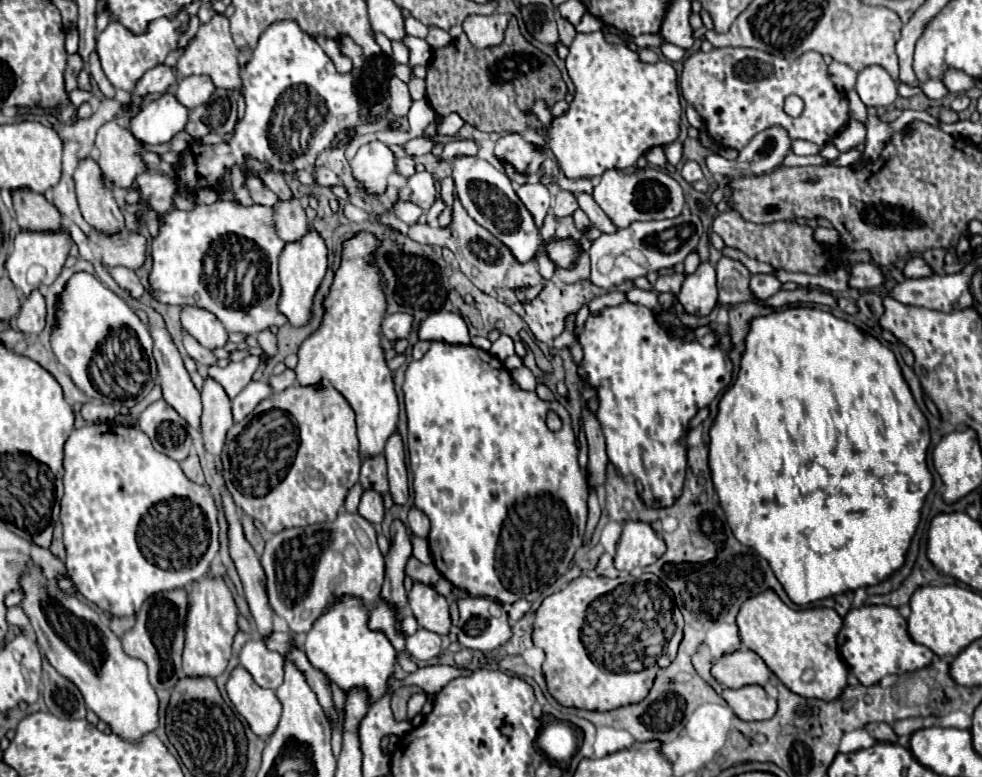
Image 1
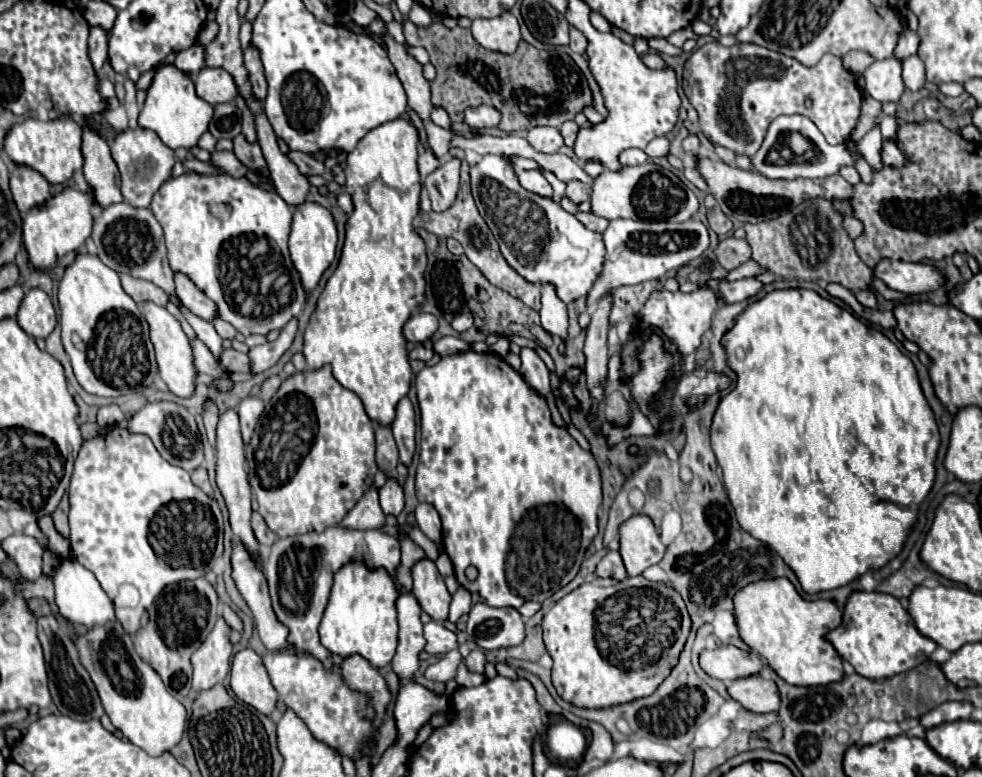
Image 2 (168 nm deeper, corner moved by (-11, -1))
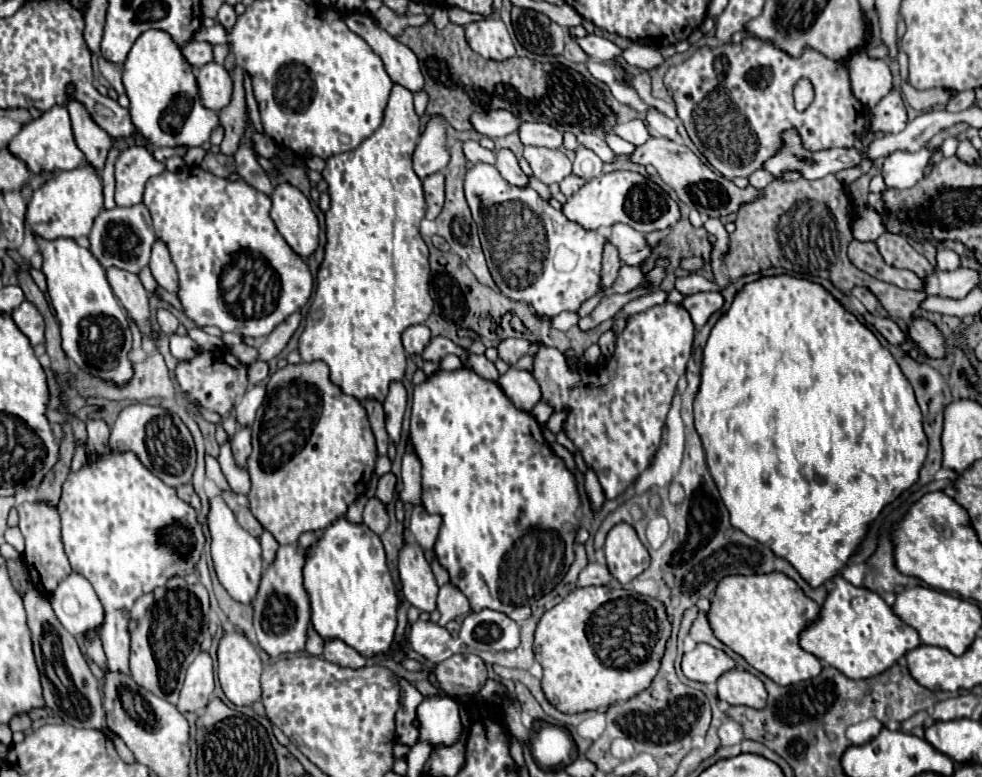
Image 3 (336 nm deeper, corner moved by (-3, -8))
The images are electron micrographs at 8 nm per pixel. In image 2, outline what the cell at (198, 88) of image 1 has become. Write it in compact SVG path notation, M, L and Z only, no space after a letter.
M201 68L193 76L193 82L197 96L211 106L217 106L221 102L231 102L237 96L235 82L223 68Z

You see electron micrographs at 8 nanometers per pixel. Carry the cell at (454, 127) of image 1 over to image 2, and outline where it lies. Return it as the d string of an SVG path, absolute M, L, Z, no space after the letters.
M477 106L477 108L465 110L465 124L473 130L493 128L499 122L499 118L501 118L501 114L495 108L487 108L487 106Z

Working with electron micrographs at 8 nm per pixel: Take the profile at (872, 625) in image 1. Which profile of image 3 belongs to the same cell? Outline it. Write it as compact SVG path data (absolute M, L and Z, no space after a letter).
M835 575L831 581L835 587L827 593L819 615L799 633L799 645L807 653L813 653L817 659L823 659L851 679L869 679L883 673L907 651L921 645L917 631L903 623L879 593L855 587L841 575Z

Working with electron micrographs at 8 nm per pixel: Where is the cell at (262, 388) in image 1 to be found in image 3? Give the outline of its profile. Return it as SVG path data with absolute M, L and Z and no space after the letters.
M241 427L237 431L237 435L233 437L233 441L231 441L231 447L233 447L235 463L239 467L245 467L247 455L251 455L251 431L247 427Z

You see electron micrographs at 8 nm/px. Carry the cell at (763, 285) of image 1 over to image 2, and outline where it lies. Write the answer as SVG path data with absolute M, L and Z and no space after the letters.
M743 278L737 282L721 282L717 296L725 302L743 302L757 296L763 290L763 282L757 278Z

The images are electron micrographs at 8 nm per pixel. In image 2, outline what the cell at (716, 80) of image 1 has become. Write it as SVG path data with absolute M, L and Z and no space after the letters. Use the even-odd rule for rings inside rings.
M709 42L697 48L685 62L683 92L699 114L703 134L713 144L749 158L759 150L769 124L781 114L807 116L829 144L841 144L849 140L861 110L855 76L843 68L837 56L825 54L813 68L807 68L795 58L755 44L725 48L719 42ZM807 98L811 98L811 108L805 108L803 100Z

